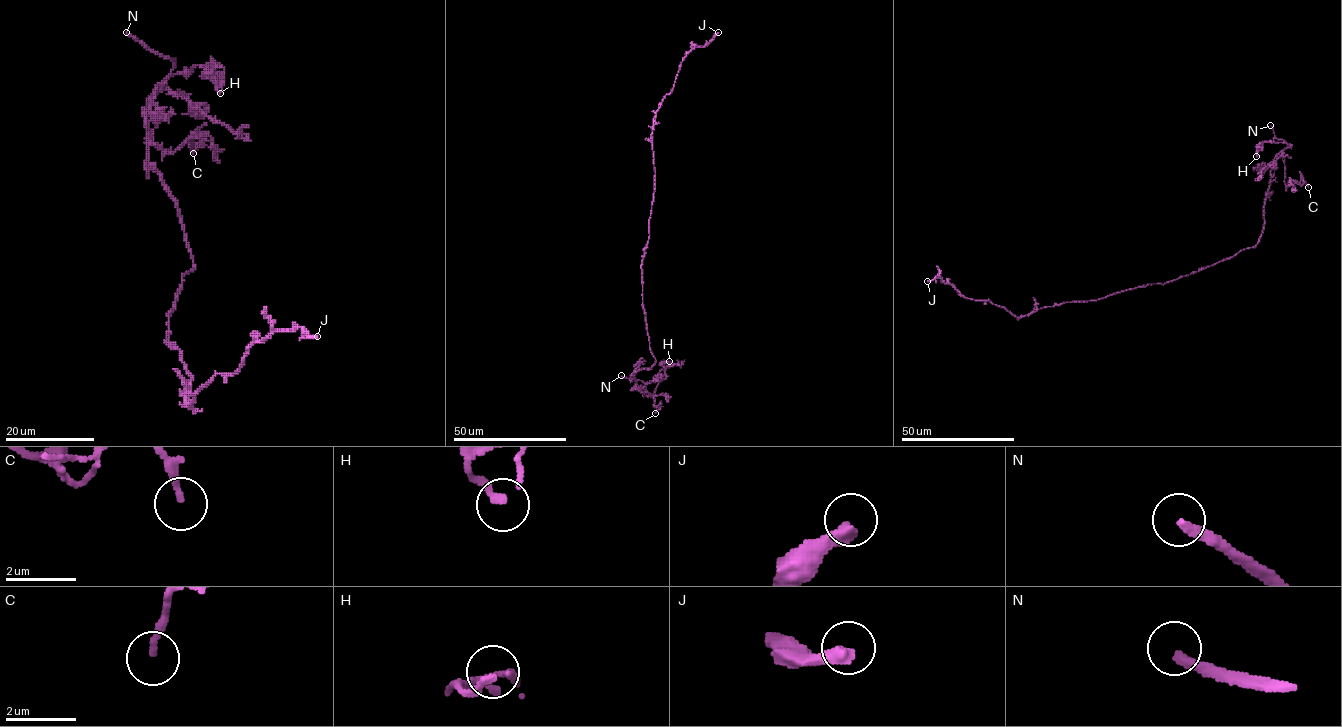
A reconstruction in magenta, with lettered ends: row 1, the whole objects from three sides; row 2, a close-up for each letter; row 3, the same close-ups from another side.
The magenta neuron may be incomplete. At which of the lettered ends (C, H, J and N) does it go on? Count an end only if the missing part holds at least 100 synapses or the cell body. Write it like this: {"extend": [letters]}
{"extend": ["J"]}

